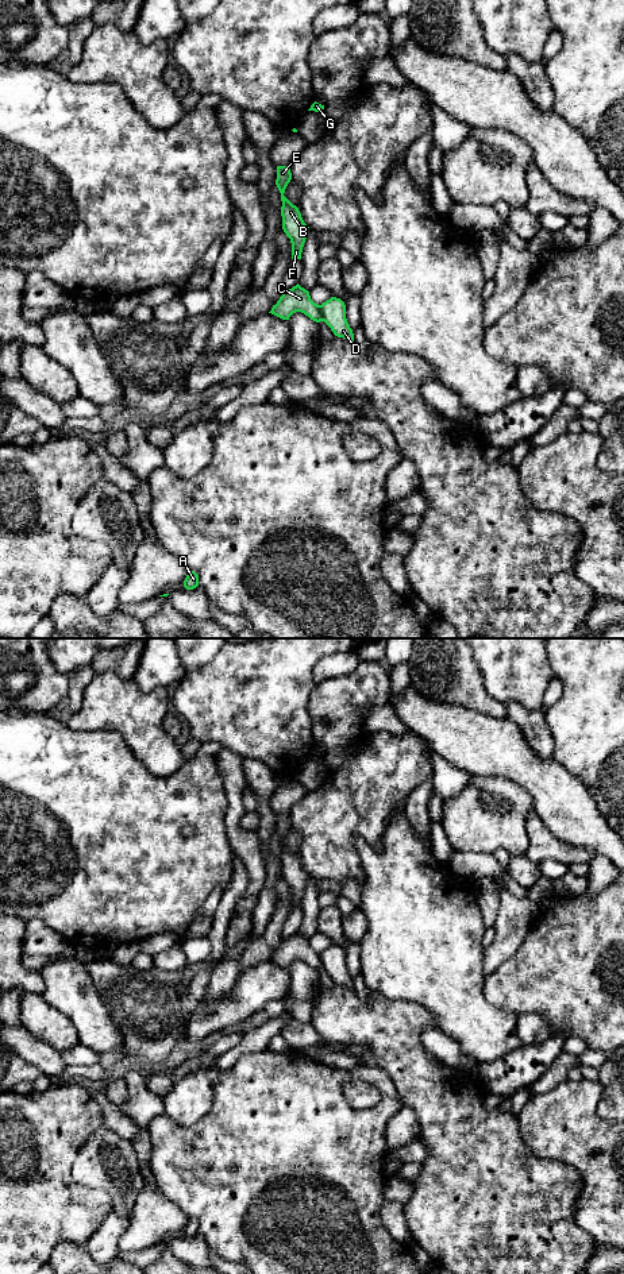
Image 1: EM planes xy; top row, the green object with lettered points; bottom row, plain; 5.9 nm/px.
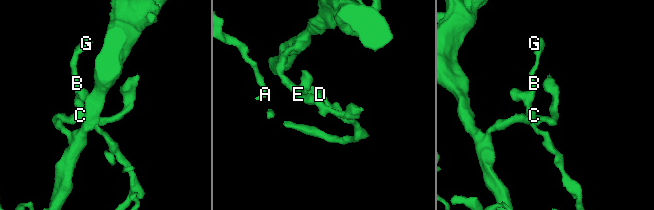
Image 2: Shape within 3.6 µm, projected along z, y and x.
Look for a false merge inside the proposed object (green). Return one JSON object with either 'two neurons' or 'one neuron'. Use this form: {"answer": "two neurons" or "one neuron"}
{"answer": "two neurons"}

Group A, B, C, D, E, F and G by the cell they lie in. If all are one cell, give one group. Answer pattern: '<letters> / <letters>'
A D / B C E F G

